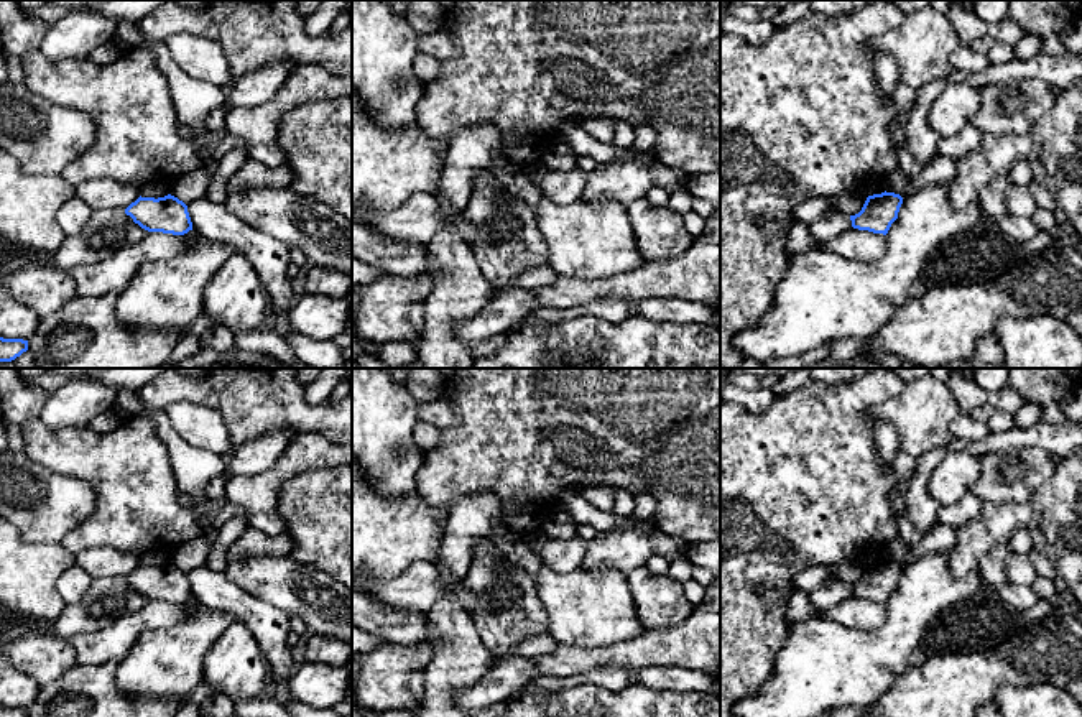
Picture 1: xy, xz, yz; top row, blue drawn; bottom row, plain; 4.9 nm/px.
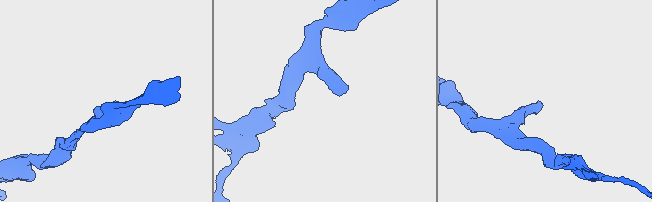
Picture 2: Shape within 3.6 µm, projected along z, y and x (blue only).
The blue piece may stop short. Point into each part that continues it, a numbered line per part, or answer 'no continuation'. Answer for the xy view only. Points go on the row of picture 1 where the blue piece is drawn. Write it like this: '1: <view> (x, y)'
no continuation

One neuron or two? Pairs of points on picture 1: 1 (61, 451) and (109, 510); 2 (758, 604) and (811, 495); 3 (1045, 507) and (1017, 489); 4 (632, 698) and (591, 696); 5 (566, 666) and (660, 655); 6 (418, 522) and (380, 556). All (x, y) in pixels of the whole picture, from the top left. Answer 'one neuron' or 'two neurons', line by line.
1: one neuron
2: one neuron
3: two neurons
4: one neuron
5: one neuron
6: one neuron

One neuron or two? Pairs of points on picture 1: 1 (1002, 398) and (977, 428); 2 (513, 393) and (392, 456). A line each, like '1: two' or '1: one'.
1: two
2: two

